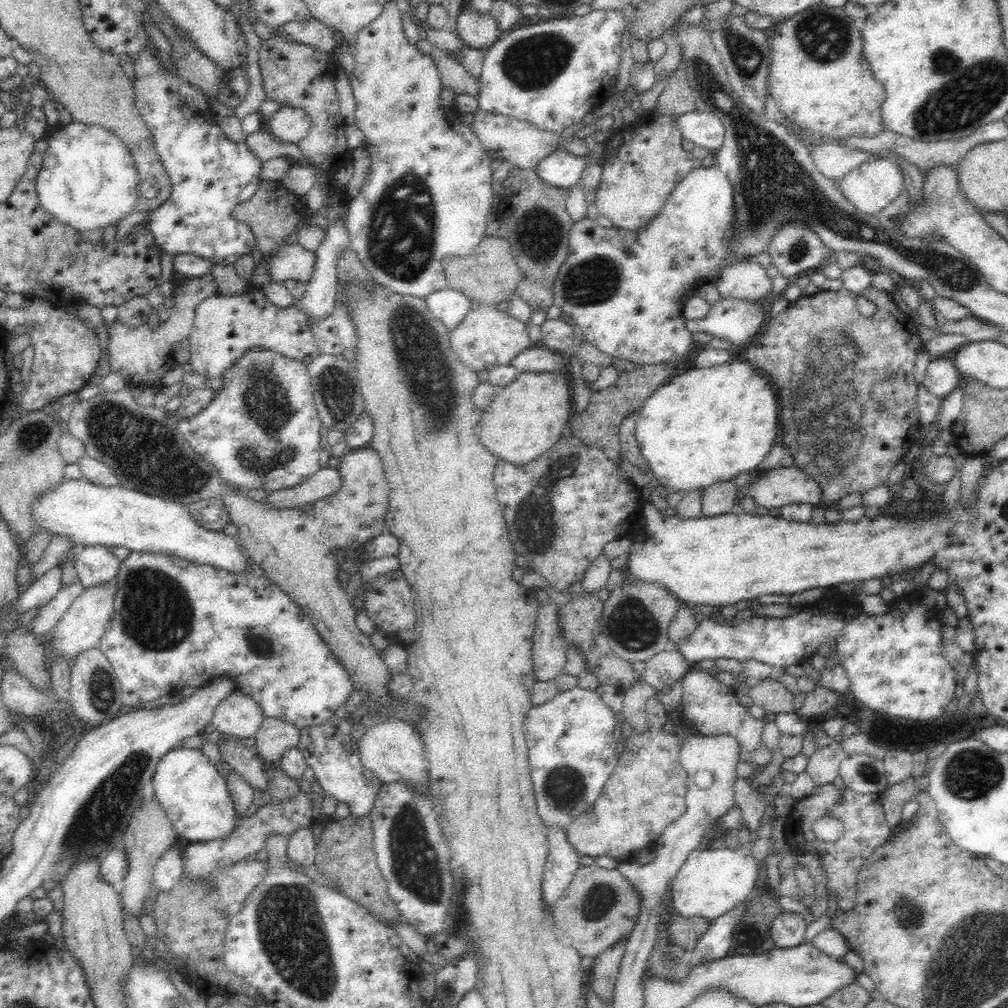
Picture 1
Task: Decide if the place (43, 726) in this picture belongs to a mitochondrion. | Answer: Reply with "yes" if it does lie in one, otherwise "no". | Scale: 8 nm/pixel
no

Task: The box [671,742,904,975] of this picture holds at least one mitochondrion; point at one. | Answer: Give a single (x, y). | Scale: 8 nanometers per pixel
(869, 772)

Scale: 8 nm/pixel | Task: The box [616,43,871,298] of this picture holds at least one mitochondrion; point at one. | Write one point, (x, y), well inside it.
(799, 249)

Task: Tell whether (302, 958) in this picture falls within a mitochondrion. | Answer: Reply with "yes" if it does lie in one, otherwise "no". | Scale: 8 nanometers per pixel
yes

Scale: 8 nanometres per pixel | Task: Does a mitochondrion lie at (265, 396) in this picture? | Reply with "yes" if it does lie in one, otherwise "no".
yes

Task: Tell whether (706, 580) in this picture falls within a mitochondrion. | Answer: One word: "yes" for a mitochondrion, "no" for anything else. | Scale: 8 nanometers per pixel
no

